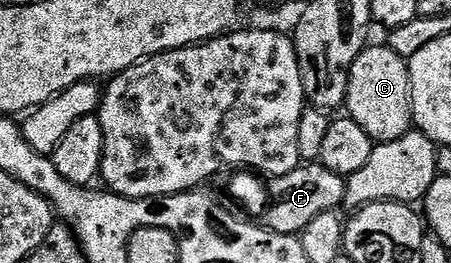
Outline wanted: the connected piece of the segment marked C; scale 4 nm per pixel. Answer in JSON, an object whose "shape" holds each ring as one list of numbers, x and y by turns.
{"shape":[[366,46,349,68,349,85,344,107,349,108,348,119,354,120,377,144,395,142,414,127,409,61,388,46]]}

